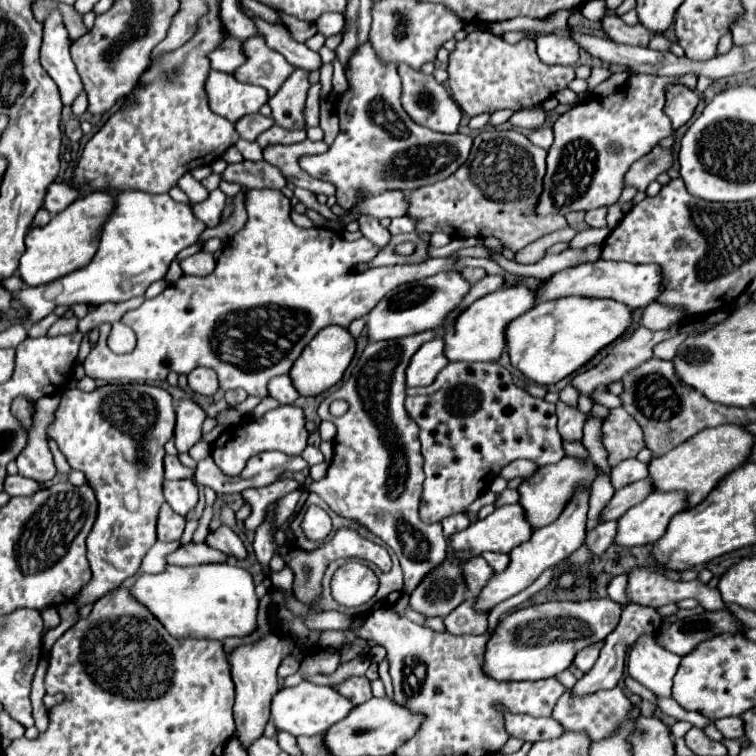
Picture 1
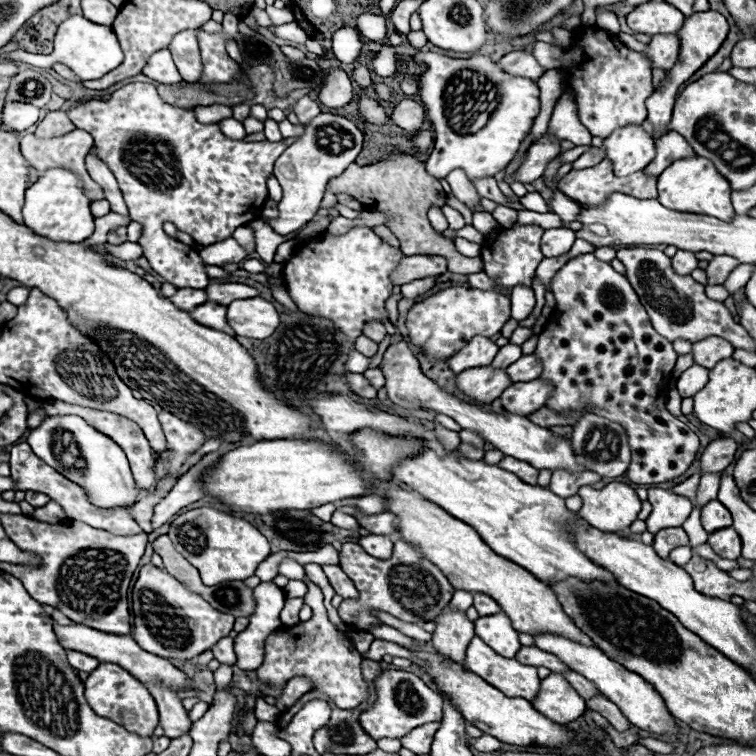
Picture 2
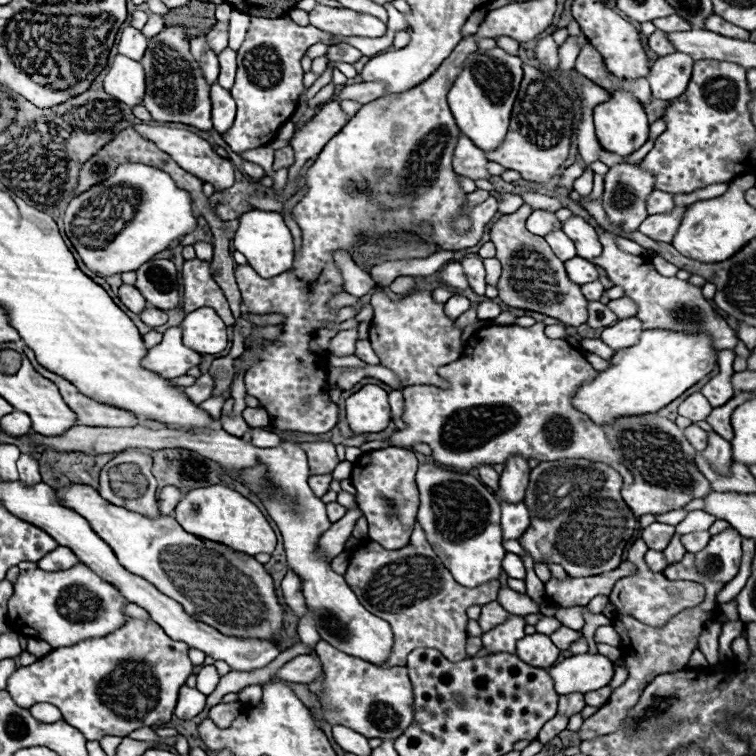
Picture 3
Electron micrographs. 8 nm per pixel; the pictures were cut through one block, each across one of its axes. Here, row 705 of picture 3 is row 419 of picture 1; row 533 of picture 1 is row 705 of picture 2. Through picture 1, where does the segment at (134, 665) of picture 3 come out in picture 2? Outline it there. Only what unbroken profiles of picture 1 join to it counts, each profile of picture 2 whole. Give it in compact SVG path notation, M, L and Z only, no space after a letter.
M100 662L100 666L90 672L84 686L86 686L86 700L98 716L108 718L140 736L152 736L154 728L158 726L156 702L148 692L148 688L140 680L132 678L132 674L122 670L118 664Z

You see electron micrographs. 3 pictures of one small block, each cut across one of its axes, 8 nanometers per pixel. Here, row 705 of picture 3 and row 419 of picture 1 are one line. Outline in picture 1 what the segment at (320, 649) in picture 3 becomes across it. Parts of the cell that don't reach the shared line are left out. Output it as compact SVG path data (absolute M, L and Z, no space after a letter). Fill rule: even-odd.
M432 328L428 332L418 332L416 336L404 336L400 340L384 340L384 342L370 342L364 352L360 354L356 366L352 368L350 378L342 384L336 392L326 396L318 408L320 420L330 420L336 426L334 436L334 460L328 468L326 478L312 482L310 490L316 492L338 516L360 520L372 534L382 538L398 556L402 572L404 572L404 592L410 594L412 588L428 574L440 560L446 556L448 542L444 540L440 524L424 524L418 516L418 502L424 482L422 472L422 454L420 454L420 440L418 440L418 424L408 416L404 408L406 386L404 386L404 370L410 364L414 352L428 340L442 334L444 328ZM334 400L348 402L348 412L344 416L332 416L330 404Z

